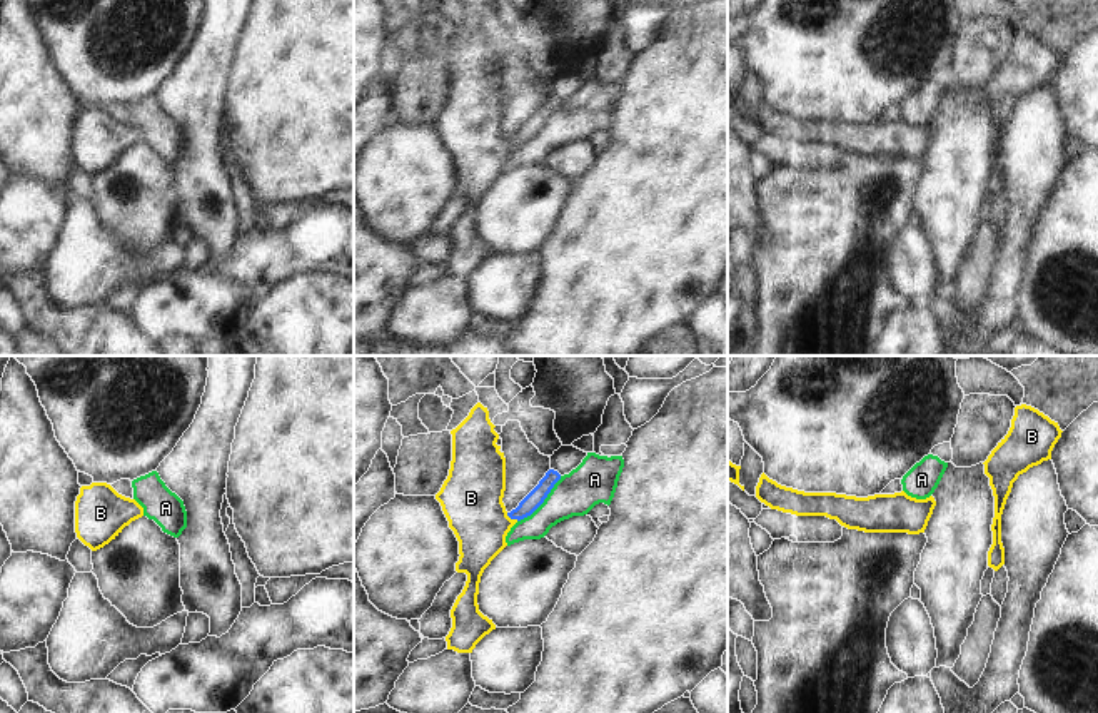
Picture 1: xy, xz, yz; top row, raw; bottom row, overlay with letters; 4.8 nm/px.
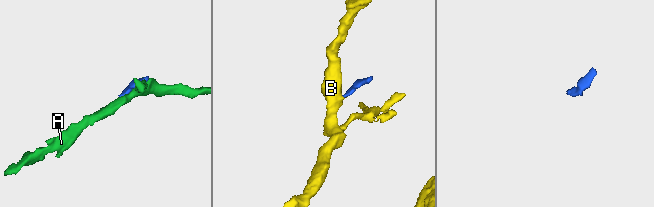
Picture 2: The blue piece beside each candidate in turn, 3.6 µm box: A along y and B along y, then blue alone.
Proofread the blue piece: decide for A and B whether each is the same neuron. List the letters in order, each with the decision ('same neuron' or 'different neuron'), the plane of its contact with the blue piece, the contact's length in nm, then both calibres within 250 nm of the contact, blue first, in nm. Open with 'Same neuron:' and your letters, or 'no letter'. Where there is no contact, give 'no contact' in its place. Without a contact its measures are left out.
Same neuron: B
A: different neuron; contact in xz; length 300 nm; calibres 80 and 200 nm
B: same neuron; contact in xz; length 70 nm; calibres 80 and 300 nm

